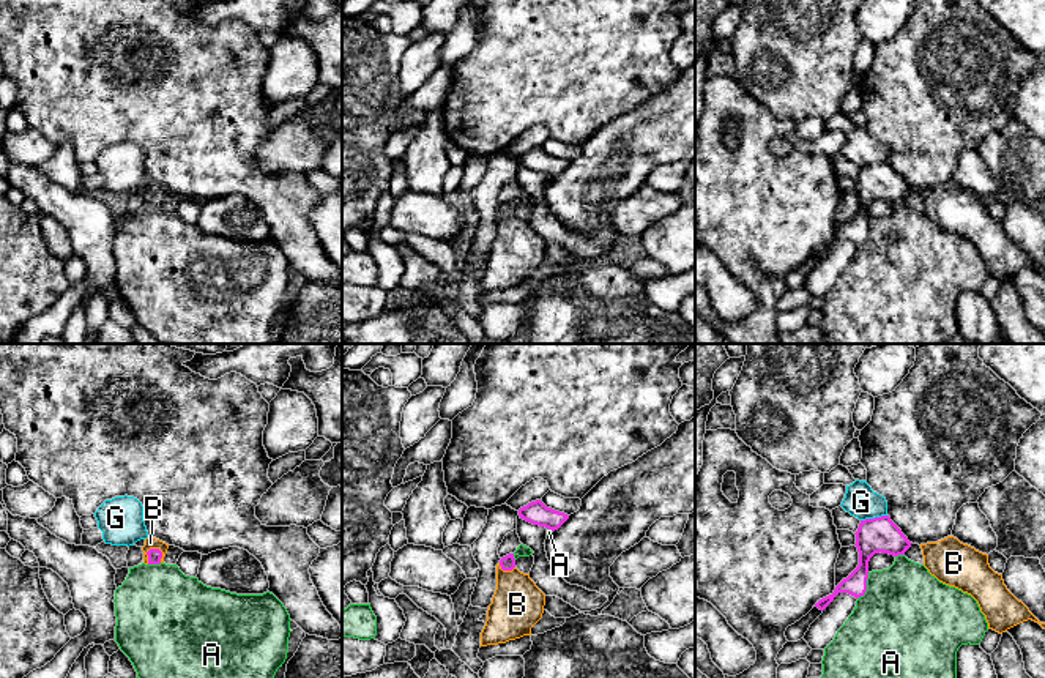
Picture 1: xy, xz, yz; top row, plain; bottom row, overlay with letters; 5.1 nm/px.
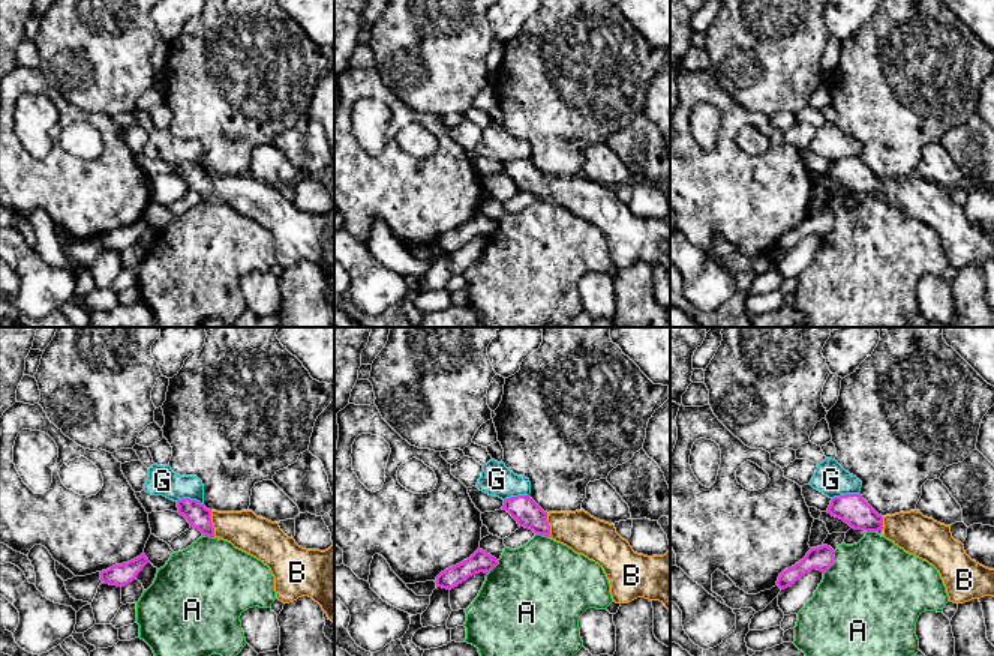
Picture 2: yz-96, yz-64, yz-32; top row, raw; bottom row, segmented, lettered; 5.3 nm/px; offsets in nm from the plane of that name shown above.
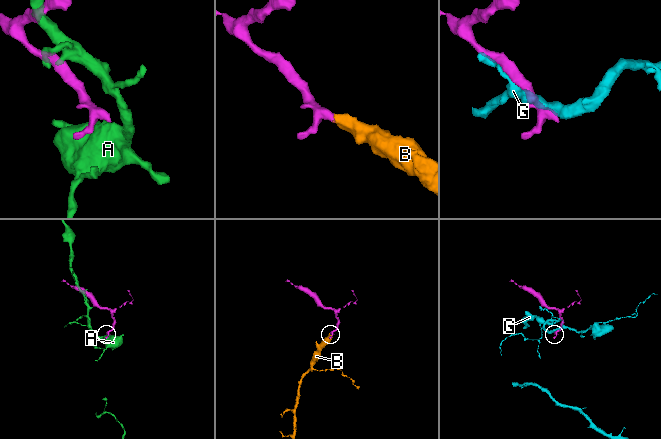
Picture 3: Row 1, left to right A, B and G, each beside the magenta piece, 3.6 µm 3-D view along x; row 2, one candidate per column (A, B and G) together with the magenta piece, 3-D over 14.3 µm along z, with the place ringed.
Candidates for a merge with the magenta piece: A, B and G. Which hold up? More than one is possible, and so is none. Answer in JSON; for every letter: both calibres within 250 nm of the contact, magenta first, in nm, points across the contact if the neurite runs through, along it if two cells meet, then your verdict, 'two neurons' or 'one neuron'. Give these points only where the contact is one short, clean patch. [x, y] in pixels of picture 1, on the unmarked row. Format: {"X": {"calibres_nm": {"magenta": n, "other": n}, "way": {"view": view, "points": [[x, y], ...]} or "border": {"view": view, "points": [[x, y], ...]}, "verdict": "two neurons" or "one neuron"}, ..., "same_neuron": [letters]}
{"A": {"calibres_nm": {"magenta": 160, "other": 480}, "verdict": "two neurons"}, "B": {"calibres_nm": {"magenta": 70, "other": 60}, "way": {"view": "xy", "points": [[155, 202], [147, 199], [150, 189]]}, "verdict": "one neuron"}, "G": {"calibres_nm": {"magenta": 180, "other": 160}, "verdict": "two neurons"}, "same_neuron": ["B"]}

